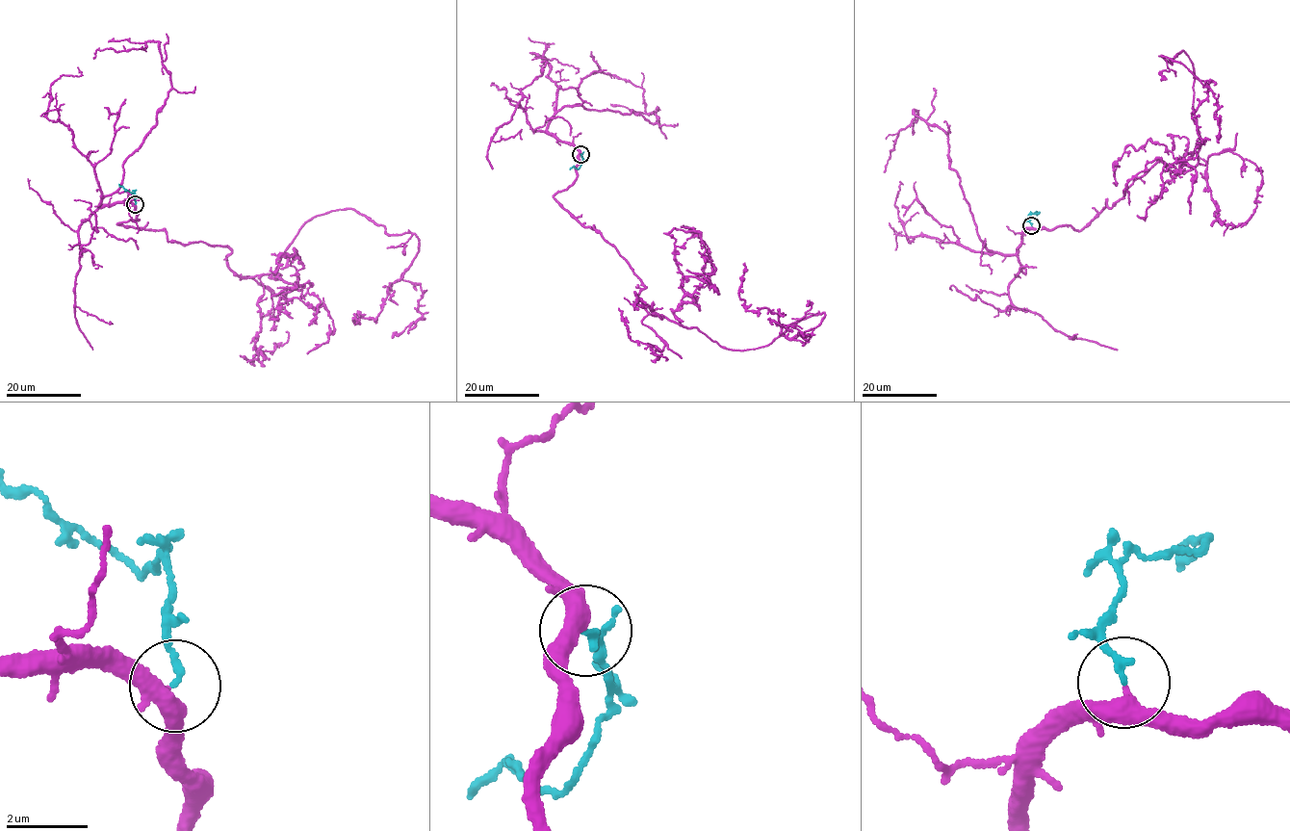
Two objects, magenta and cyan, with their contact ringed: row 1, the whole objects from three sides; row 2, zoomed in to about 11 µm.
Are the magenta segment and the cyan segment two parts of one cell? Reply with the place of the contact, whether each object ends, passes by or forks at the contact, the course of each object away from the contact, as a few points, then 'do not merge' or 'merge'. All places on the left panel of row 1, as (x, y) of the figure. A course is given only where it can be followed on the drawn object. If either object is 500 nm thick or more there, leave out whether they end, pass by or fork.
(135, 204) | magenta passes by | cyan ends | magenta via (135, 204), (118, 225), (225, 246), (243, 278), (332, 211), (412, 233), (382, 309), (356, 322) | cyan via (136, 204), (135, 193), (118, 184) | merge

